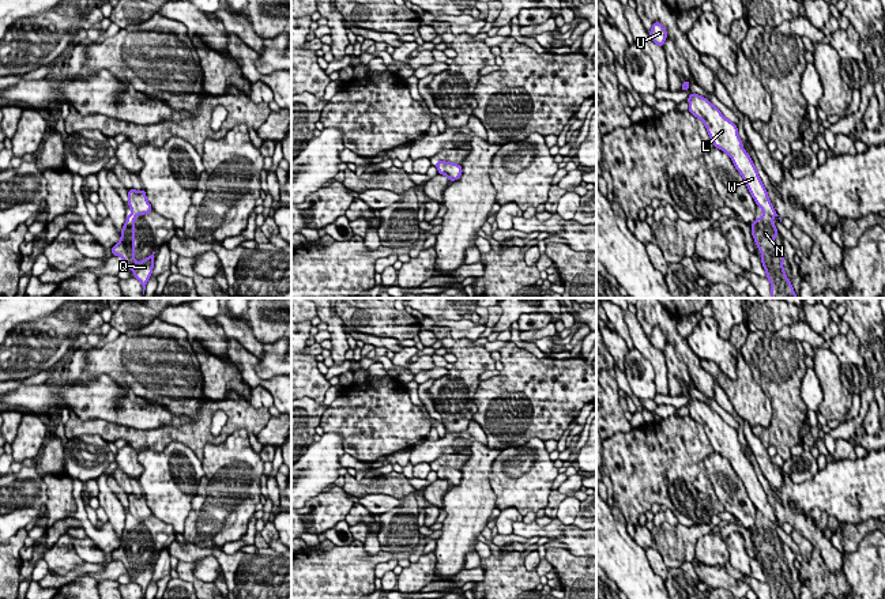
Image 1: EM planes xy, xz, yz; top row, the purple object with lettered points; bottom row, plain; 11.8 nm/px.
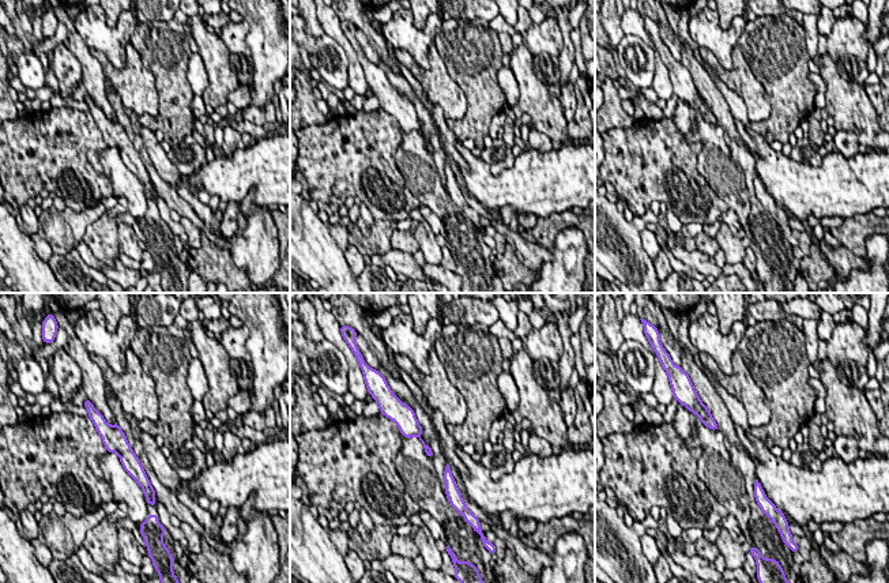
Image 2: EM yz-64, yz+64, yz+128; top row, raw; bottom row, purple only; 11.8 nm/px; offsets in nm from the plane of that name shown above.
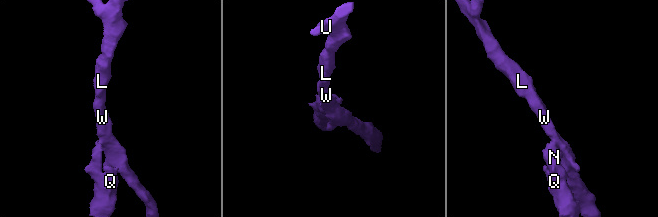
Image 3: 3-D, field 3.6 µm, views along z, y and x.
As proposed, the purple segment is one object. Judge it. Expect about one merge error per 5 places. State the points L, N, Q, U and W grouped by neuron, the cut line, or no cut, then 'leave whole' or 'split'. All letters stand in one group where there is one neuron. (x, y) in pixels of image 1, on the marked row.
groups L U W / N Q; cut yz (764, 213), (771, 218); split

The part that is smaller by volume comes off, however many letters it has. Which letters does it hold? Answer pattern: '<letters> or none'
N, Q

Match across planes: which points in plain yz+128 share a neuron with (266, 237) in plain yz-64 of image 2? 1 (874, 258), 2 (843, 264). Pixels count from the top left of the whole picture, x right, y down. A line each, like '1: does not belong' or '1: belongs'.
1: belongs
2: does not belong

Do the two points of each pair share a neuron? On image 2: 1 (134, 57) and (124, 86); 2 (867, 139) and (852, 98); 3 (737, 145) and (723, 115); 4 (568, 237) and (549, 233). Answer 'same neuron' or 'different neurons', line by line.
1: same neuron
2: same neuron
3: same neuron
4: different neurons

